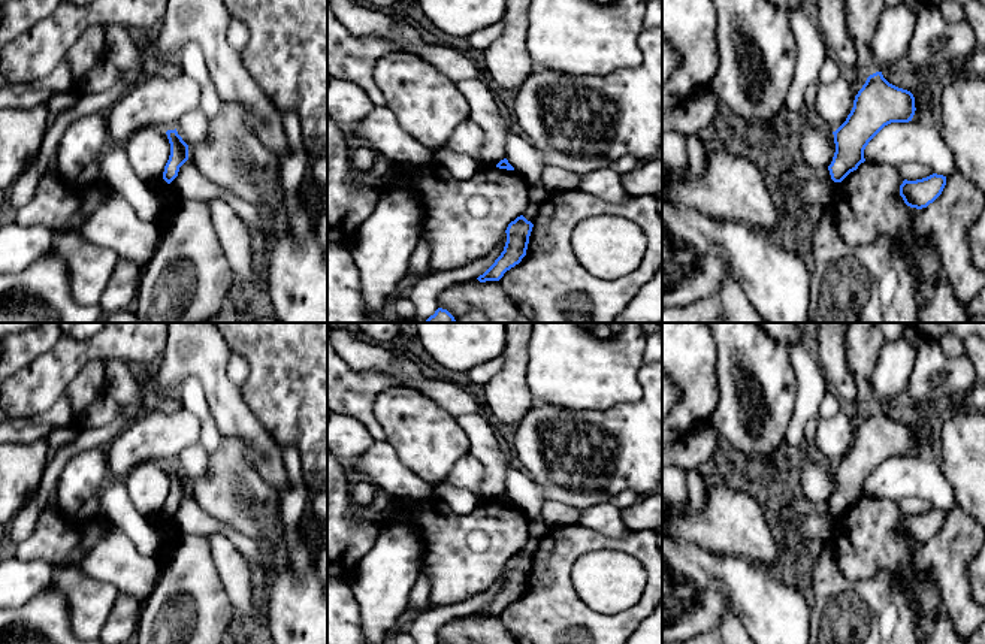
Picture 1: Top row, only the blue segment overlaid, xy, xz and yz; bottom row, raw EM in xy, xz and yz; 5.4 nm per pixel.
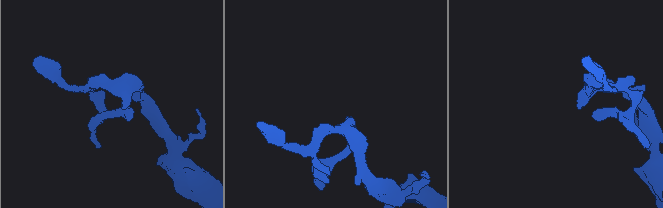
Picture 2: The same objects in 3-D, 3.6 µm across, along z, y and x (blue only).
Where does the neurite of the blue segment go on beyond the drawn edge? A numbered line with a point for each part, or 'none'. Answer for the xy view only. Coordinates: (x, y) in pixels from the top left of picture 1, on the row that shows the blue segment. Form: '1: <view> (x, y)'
none

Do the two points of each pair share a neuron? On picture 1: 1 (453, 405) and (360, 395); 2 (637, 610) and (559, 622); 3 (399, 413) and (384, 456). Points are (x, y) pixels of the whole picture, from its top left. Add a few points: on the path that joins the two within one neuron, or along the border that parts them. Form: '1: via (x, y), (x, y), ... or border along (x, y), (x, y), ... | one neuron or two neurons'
1: via (431, 389), (416, 378), (389, 378), (383, 381) | one neuron
2: via (618, 623), (579, 623) | one neuron
3: border along (386, 440), (411, 471) | two neurons

